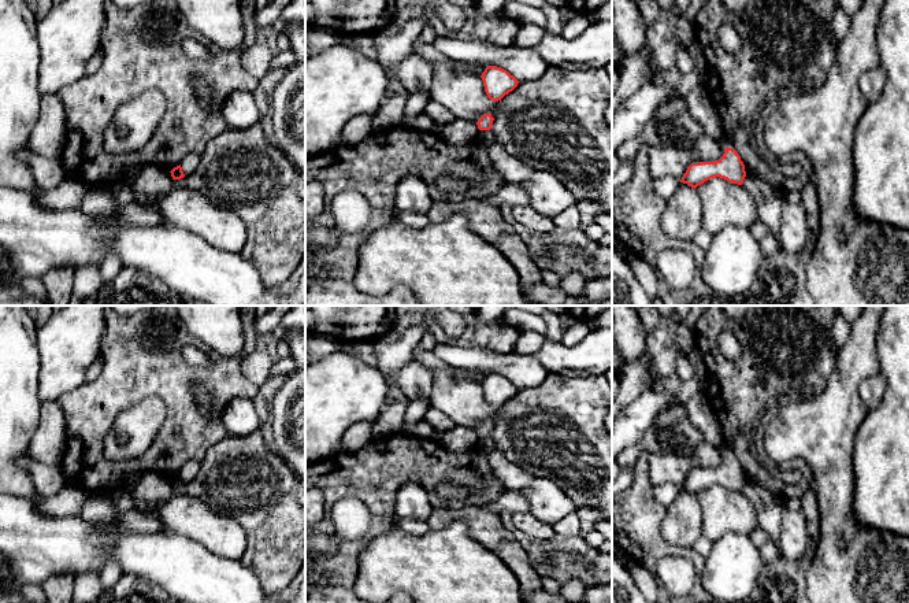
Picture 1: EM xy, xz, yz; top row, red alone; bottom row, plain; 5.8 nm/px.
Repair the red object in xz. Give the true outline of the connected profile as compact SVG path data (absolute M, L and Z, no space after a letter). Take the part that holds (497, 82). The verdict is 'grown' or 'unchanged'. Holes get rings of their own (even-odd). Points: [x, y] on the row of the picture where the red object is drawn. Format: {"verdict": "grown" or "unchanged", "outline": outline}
{"verdict": "unchanged", "outline": "M487 66L481 75L487 97L493 101L501 100L512 92L519 81L507 70L497 66Z"}

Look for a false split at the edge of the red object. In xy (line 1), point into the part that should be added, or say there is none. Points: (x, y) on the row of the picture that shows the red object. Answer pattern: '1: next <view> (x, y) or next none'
1: next none

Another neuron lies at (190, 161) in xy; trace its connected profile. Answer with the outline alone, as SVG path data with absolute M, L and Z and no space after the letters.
M190 152L186 153L181 162L181 167L185 175L193 171L200 164L201 155Z

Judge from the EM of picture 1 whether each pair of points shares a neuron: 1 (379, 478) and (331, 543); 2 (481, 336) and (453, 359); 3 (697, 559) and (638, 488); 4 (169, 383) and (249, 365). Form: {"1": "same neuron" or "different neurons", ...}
{"1": "different neurons", "2": "different neurons", "3": "same neuron", "4": "different neurons"}

